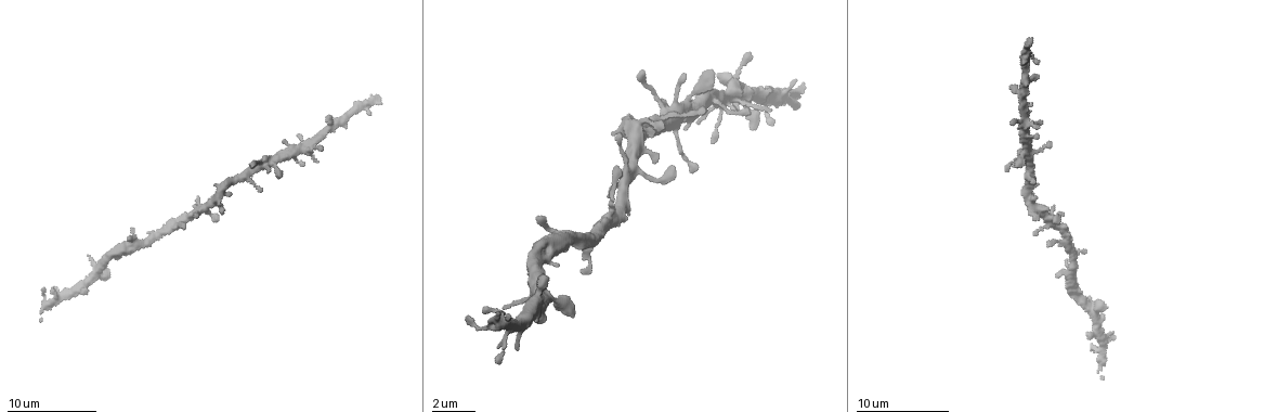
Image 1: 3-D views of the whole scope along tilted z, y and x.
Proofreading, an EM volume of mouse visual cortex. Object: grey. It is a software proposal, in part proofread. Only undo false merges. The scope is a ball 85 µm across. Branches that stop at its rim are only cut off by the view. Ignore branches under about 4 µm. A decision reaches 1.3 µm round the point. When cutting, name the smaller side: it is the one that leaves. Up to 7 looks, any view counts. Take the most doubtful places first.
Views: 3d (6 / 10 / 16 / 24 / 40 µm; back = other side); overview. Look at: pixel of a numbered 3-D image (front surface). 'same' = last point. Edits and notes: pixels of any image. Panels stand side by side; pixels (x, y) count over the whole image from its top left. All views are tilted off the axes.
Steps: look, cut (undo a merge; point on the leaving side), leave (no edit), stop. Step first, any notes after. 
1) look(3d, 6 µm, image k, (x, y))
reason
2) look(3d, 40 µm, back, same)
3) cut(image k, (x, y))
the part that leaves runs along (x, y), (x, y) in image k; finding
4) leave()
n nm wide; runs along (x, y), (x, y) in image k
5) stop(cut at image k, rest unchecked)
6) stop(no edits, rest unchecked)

look(3d, 10 µm, image 1, (208, 206))
arms part here

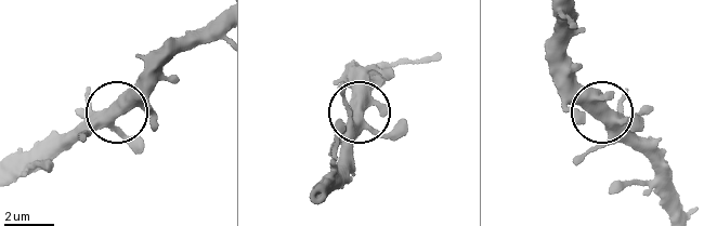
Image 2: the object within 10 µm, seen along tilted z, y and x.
leave()
all the same neuron

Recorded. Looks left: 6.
look(3d, 10 µm, image 1, (746, 97))
side arm on a straight run

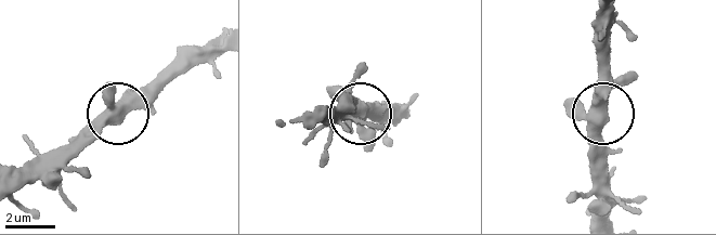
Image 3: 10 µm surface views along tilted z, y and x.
leave()
all the same neuron

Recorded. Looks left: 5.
look(3d, 16 µm, image 1, (90, 276))
side arm on a straight run

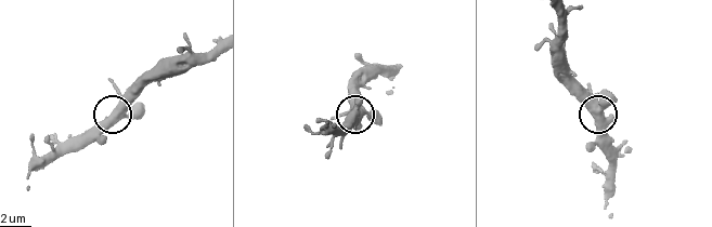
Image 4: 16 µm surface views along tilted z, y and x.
leave()
runs along (215, 51), (181, 57), (81, 137) in image 4; one neuron here

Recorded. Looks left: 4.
look(3d, 16 µm, image 1, (160, 234))
side arm on a straight run

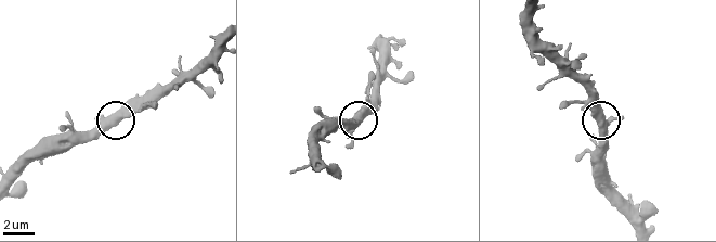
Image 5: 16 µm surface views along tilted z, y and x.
look(3d, 16 µm, back, image 5, (113, 121))

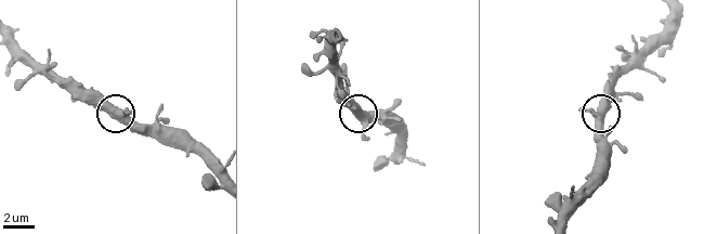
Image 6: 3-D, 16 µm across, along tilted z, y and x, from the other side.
leave()
3 arms; runs along (36, 61), (146, 134) in image 6; one neuron here

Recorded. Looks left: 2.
stop(no edits, rest unchecked)

